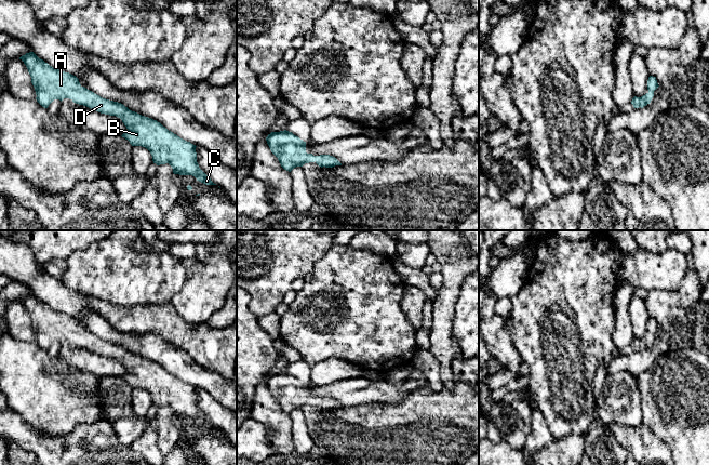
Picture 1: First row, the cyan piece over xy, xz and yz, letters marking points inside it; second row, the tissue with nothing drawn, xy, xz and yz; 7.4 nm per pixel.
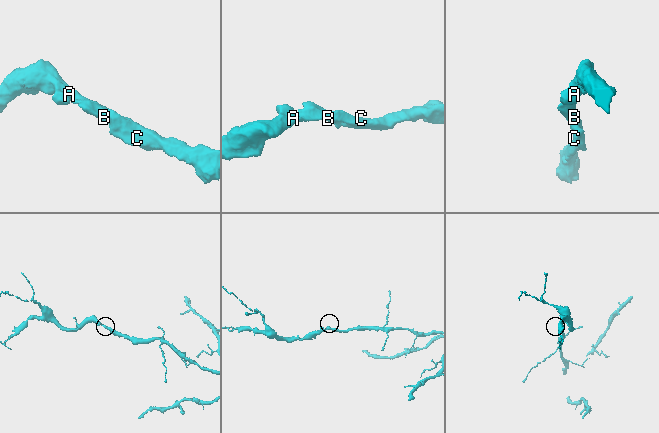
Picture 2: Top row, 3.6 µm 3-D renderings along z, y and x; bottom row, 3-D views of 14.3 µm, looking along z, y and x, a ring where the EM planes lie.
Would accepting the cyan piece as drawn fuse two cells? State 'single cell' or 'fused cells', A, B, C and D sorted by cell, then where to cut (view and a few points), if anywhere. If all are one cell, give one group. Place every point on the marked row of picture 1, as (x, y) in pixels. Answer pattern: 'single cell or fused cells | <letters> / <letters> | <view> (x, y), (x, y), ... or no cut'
single cell | A B C D | no cut

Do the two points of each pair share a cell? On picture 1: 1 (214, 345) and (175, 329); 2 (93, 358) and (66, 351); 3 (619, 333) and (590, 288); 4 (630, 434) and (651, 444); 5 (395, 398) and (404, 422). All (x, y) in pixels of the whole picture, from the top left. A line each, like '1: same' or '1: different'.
1: same
2: same
3: different
4: same
5: different

